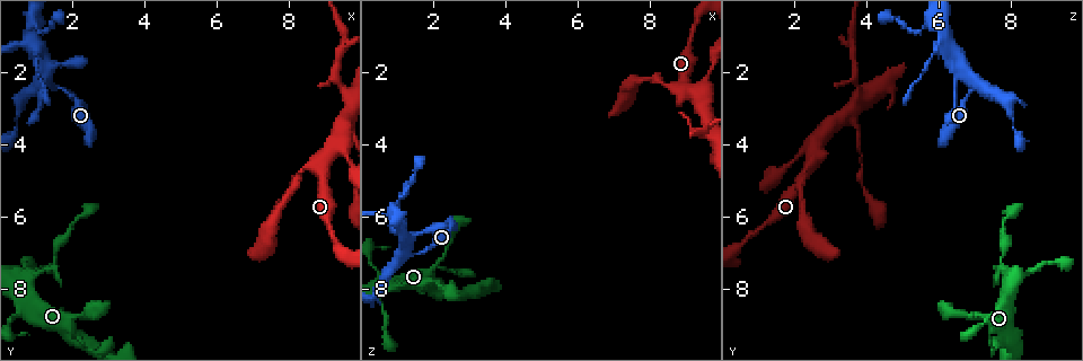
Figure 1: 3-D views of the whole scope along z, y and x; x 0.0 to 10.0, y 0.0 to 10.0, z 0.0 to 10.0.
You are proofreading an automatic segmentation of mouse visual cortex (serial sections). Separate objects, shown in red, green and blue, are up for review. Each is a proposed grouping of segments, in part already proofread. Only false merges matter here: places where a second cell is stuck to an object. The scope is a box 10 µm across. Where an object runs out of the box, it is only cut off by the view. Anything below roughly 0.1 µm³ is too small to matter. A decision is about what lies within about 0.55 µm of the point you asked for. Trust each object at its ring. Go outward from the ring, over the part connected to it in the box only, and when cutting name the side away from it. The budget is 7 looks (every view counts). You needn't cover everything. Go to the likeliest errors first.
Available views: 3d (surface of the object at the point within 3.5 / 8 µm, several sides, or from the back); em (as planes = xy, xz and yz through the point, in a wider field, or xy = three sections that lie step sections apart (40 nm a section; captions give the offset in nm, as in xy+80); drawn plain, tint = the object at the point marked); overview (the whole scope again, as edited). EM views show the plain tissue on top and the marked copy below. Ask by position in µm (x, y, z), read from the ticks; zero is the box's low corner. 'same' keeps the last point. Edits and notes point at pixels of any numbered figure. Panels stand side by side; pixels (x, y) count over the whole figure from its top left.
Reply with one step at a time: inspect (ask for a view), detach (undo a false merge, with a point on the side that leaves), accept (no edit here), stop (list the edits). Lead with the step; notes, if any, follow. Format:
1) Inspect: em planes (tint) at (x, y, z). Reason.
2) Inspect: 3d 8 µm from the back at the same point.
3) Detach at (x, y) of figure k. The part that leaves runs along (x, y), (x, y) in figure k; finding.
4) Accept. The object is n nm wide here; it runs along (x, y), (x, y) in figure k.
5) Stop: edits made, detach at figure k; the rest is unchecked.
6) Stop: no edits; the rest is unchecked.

Inspect: 3d 3.5 µm at (8.85, 4.65, 2.45). Arms part here.

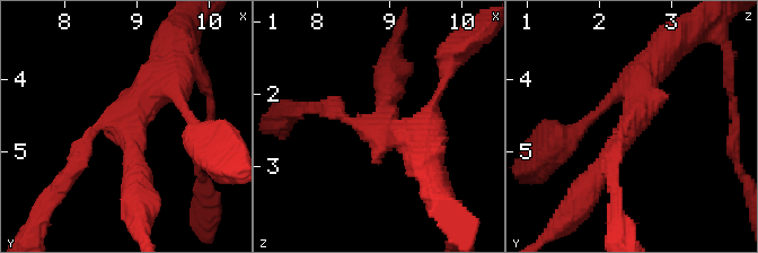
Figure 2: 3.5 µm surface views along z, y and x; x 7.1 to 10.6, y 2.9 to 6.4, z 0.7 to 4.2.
Inspect: em xy step 2 (tint) at (8.85, 4.65, 2.50). 3 arms meet here; the arms are 150, 300, 500 nm wide.

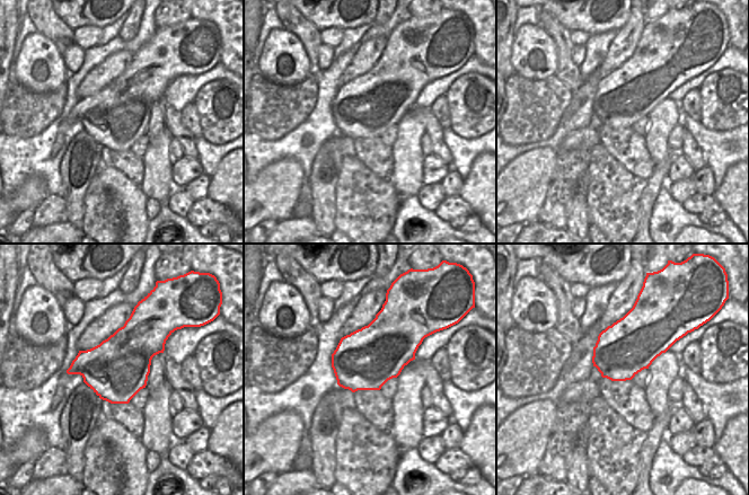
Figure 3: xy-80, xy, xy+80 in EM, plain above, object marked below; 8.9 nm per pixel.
Accept. It runs along (589, 188), (635, 121), (652, 66) in figure 2; one cell here.

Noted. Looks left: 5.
Inspect: 3d 3.5 µm at (1.30, 7.45, 7.75). Abrupt turn.

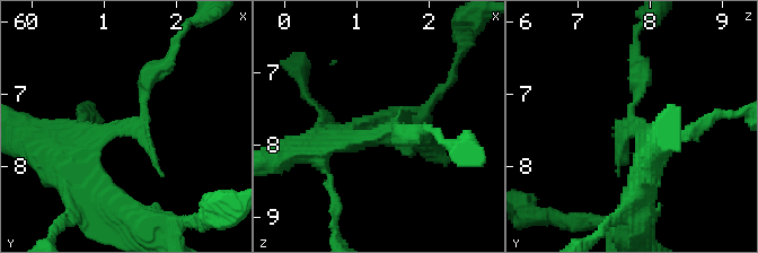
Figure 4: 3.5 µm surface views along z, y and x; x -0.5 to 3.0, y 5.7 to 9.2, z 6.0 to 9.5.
Inspect: em xy step 2 (tint) at (1.30, 7.55, 7.80).

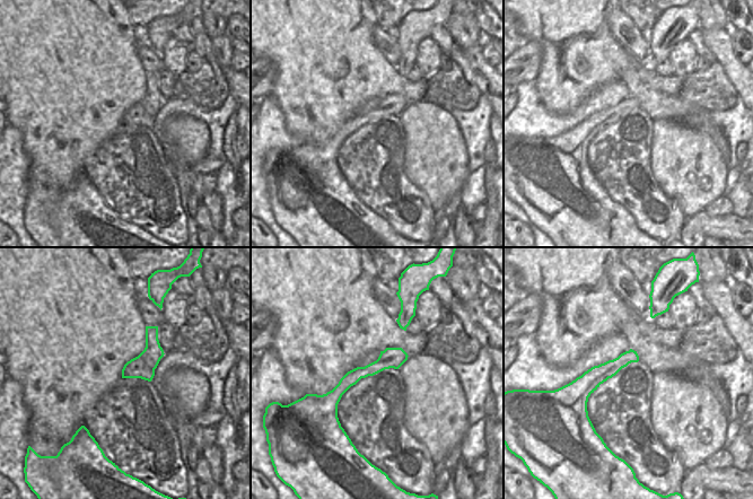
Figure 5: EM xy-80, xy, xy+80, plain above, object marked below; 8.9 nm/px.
Accept. It runs along (404, 356), (355, 375), (330, 409) in figure 5; continuous, no second cell.

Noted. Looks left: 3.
Inspect: 3d 3.5 µm at (1.30, 2.30, 7.10). Narrows sharply.

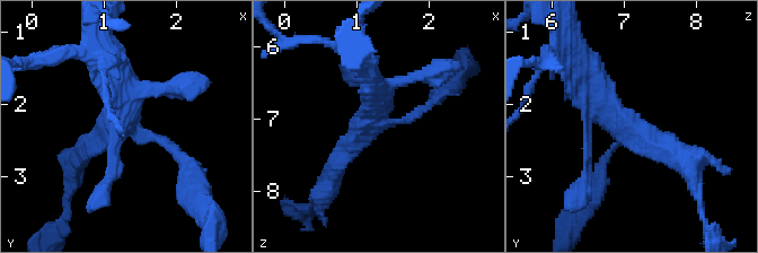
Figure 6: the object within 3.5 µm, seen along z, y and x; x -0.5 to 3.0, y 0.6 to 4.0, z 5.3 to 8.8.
Inspect: em xy step 3 (tint) at (1.30, 2.35, 7.00). Now the EM.

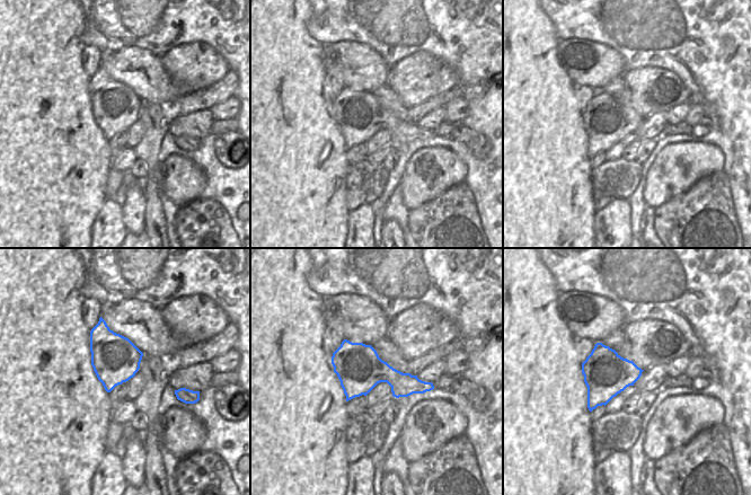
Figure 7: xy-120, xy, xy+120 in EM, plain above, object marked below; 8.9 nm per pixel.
Inspect: em xy step 1 (tint) at the same point.

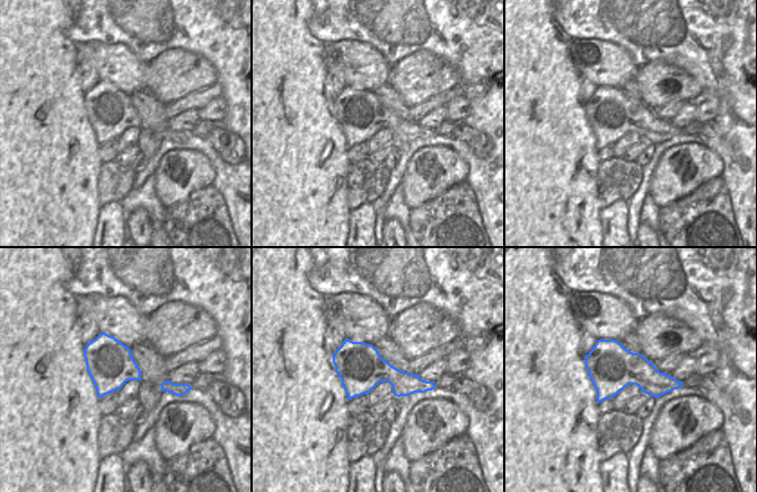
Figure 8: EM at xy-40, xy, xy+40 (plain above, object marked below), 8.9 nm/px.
Accept. One cell here.

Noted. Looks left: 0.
Stop: no edits; the rest is unchecked.

